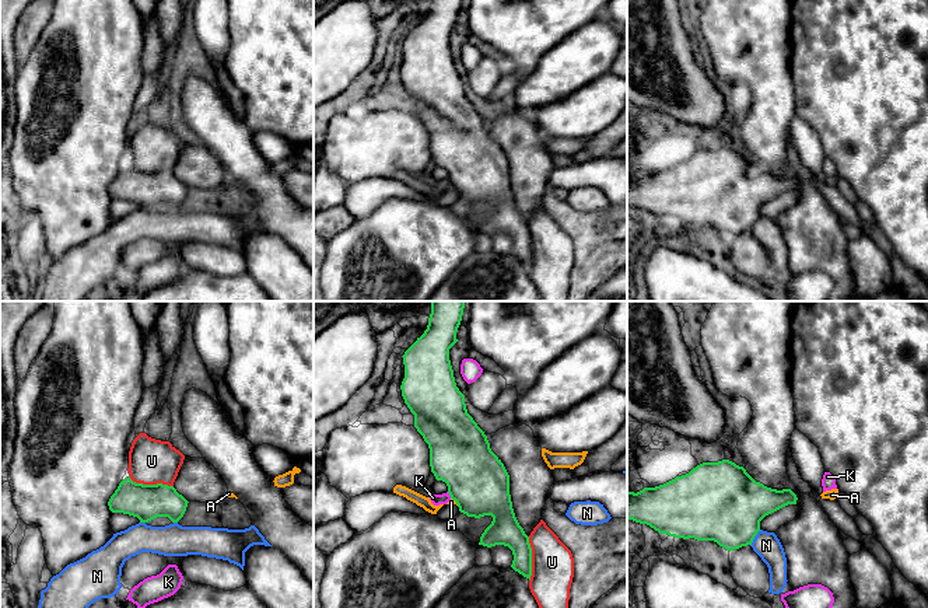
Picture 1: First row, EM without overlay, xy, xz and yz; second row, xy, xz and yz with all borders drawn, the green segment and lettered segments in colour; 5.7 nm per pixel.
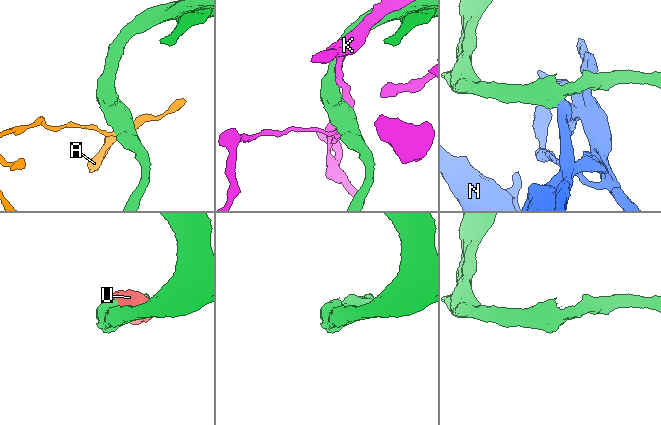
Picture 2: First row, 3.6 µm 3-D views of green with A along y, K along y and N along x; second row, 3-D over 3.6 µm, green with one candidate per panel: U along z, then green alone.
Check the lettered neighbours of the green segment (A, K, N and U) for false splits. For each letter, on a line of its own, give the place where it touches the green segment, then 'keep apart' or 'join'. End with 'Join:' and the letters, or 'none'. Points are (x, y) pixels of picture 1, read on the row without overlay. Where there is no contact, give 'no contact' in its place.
A: xz (455, 187) | keep apart
K: xz (450, 181) | keep apart
N: yz (753, 224) | keep apart
U: xy (151, 171) | join
Join: U

